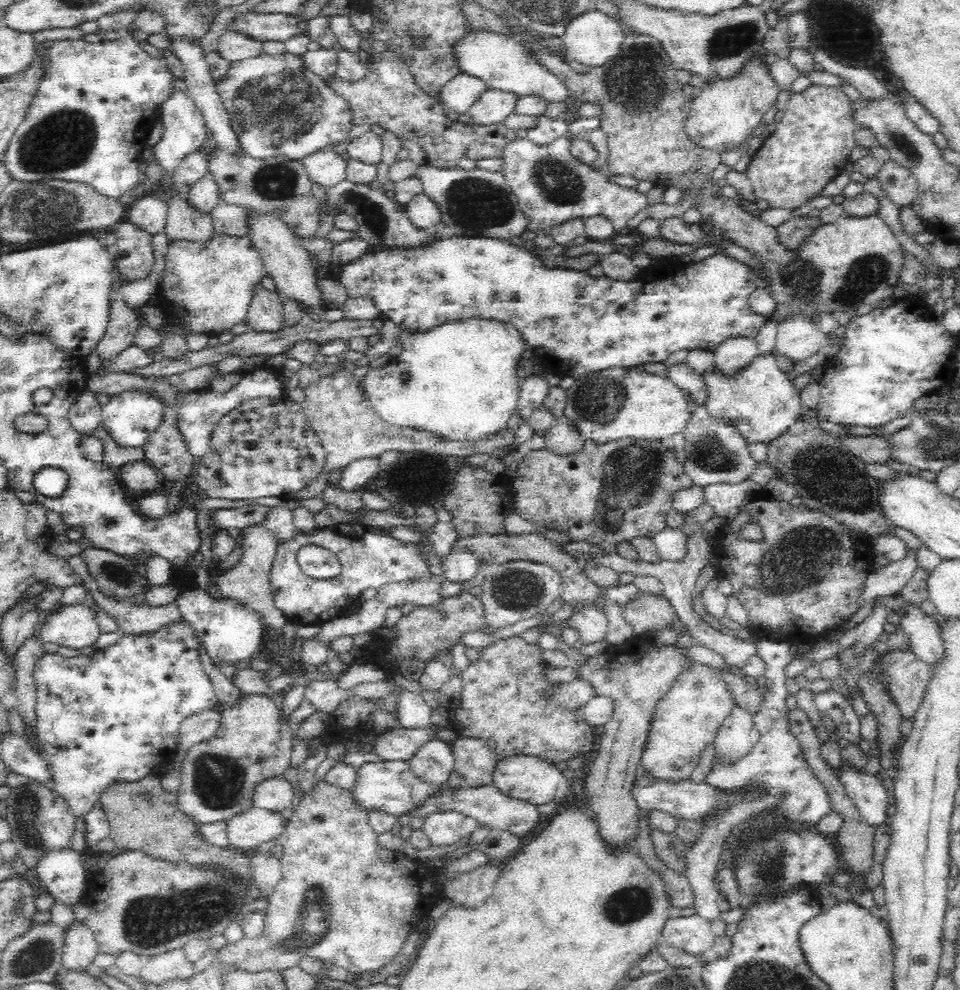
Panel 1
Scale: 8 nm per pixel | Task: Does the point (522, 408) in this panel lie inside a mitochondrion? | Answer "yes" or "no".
no

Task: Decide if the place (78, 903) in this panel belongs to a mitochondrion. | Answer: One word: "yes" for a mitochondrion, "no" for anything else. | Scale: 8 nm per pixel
no

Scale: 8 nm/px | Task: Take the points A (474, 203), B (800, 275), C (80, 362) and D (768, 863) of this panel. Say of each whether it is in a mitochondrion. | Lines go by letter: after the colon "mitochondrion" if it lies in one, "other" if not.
A: mitochondrion
B: mitochondrion
C: other
D: mitochondrion

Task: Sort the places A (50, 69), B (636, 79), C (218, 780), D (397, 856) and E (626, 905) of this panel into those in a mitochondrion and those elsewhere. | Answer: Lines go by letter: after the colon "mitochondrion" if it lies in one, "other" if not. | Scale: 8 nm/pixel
A: other
B: mitochondrion
C: mitochondrion
D: other
E: mitochondrion

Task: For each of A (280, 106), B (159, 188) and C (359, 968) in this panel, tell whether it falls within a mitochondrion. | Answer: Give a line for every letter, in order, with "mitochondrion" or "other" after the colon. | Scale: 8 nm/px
A: mitochondrion
B: other
C: other

